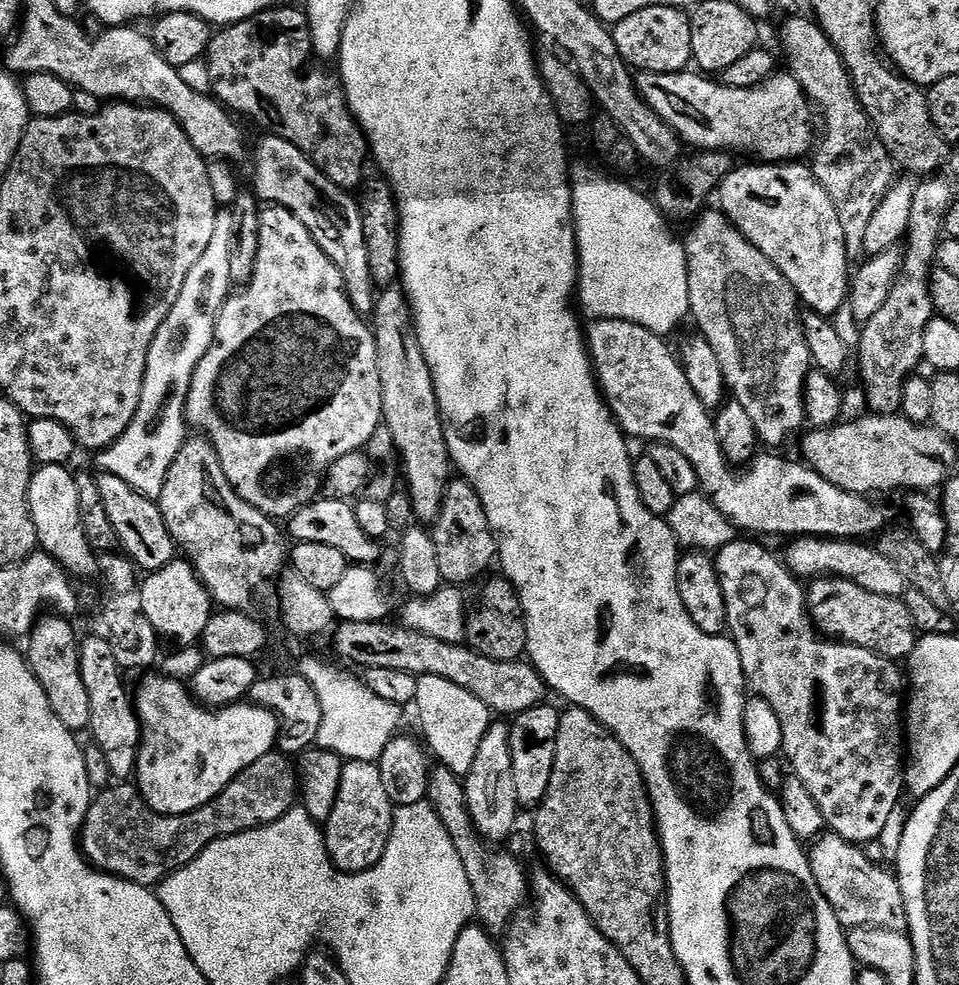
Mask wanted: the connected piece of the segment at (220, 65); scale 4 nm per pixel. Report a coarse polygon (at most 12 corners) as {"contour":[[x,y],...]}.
{"contour":[[305,13],[221,27],[211,95],[359,189],[368,140]]}

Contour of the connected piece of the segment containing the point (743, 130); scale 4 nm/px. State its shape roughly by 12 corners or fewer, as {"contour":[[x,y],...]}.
{"contour":[[696,70],[636,89],[685,145],[796,162],[814,108],[787,70],[725,88]]}

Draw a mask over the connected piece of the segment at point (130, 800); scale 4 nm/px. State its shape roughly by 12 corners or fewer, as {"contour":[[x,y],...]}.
{"contour":[[279,750],[206,806],[158,814],[132,782],[78,832],[93,868],[159,885],[206,846],[282,818],[297,769]]}

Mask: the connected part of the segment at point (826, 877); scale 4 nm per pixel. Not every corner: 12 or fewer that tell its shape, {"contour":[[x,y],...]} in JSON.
{"contour":[[835,834],[807,849],[846,930],[907,933],[900,881]]}

